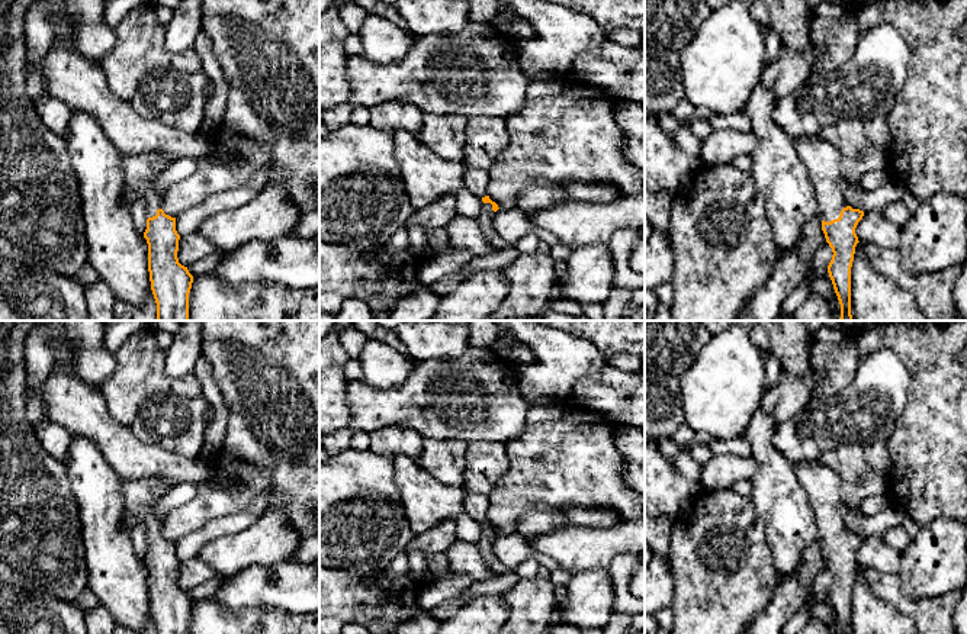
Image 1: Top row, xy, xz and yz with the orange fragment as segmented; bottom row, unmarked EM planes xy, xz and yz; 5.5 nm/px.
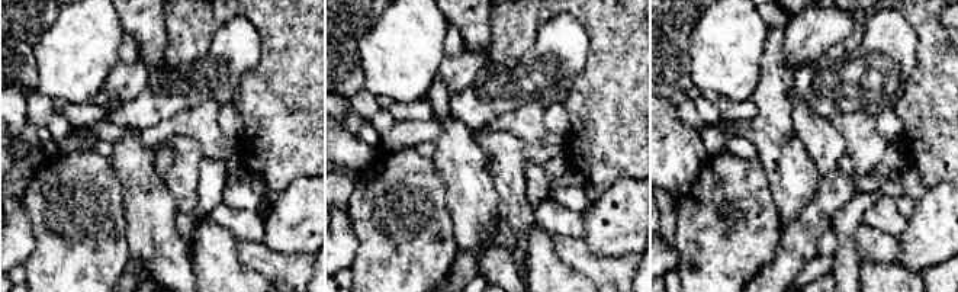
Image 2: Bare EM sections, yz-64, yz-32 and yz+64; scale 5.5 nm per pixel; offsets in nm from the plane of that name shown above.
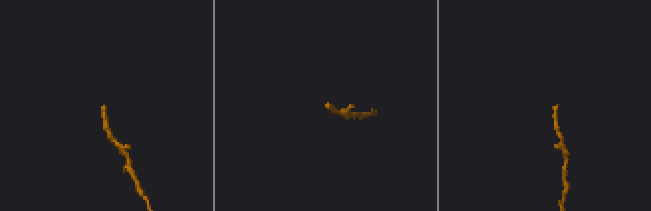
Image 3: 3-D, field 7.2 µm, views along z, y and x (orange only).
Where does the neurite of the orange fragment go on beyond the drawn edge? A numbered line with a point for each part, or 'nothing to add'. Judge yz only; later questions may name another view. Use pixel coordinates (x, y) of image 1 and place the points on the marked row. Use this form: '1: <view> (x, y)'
1: yz (823, 161)

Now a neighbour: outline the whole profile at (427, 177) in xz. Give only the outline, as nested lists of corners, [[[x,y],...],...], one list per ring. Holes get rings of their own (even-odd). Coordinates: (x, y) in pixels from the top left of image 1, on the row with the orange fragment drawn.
[[[393,131],[393,142],[395,161],[415,210],[454,194],[463,186],[463,162],[444,160],[409,131]]]

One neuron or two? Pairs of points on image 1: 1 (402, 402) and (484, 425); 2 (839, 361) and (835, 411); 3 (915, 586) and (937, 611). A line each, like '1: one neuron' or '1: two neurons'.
1: one neuron
2: two neurons
3: two neurons

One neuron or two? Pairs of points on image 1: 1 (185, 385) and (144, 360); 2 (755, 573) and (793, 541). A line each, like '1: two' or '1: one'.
1: one
2: two

